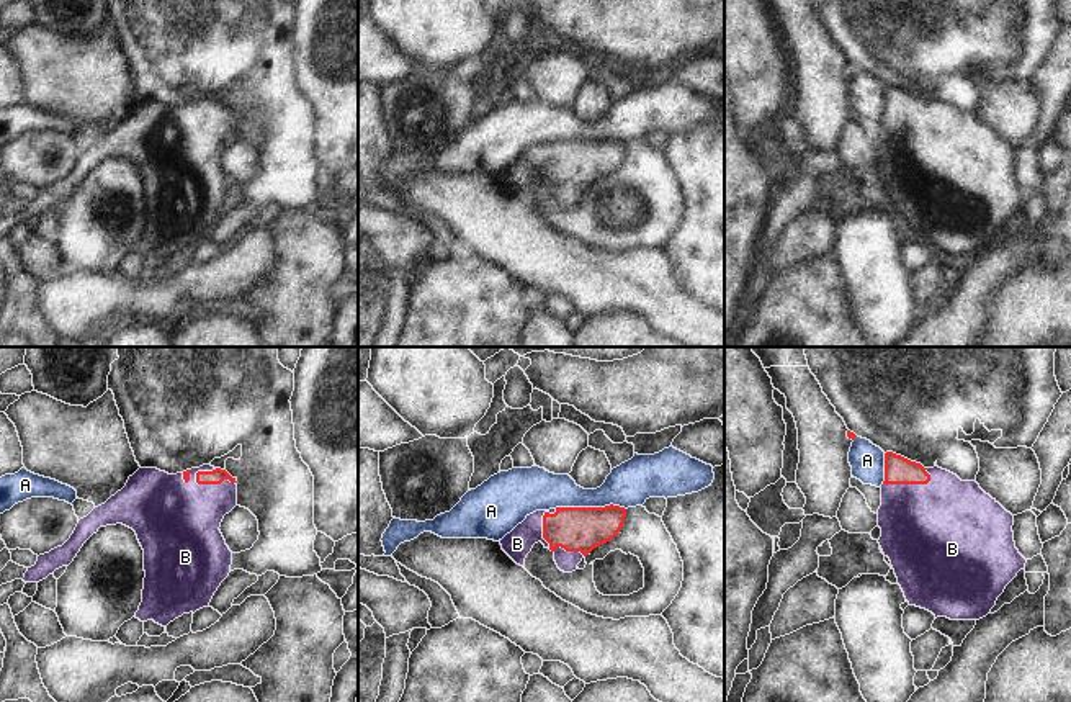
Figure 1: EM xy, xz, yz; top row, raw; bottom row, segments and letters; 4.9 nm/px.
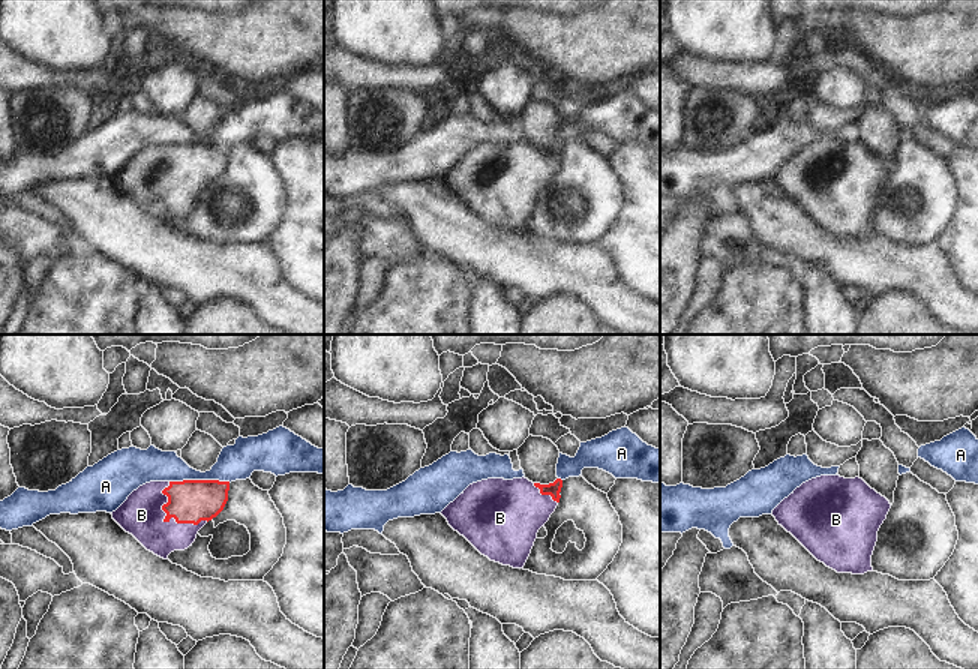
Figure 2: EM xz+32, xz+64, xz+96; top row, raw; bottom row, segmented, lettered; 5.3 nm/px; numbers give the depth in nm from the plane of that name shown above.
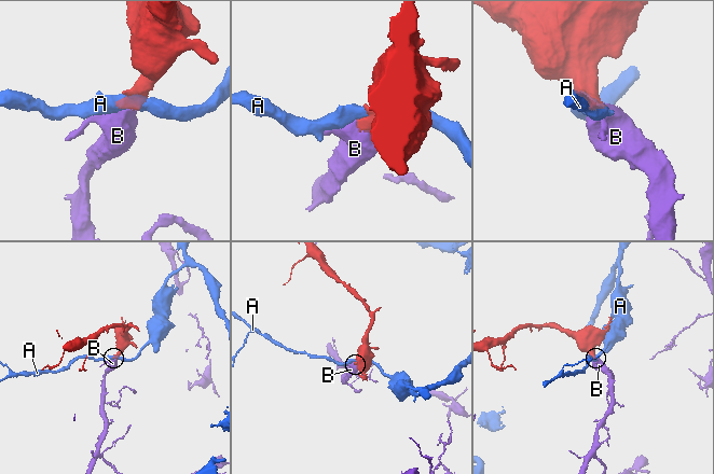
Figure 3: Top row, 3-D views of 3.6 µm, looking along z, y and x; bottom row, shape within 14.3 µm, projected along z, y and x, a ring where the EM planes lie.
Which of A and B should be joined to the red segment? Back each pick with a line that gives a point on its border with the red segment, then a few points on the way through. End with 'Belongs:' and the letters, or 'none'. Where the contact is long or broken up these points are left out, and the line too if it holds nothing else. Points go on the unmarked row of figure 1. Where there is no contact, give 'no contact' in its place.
B: meets red in xy at (211, 116); runs through xy (216, 110), (211, 116), (179, 156)
Belongs: B

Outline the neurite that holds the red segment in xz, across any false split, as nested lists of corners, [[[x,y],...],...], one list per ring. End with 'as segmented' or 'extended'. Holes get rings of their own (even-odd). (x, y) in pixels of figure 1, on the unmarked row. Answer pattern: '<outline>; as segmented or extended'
[[[613,137],[536,144],[507,167],[500,178],[517,198],[525,201],[527,188],[541,175],[554,187],[558,201],[572,206],[594,182],[616,170],[625,151],[626,142]]]; extended

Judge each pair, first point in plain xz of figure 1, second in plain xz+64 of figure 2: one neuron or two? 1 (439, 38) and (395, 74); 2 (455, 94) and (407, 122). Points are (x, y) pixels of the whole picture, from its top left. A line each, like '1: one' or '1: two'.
1: two
2: one

